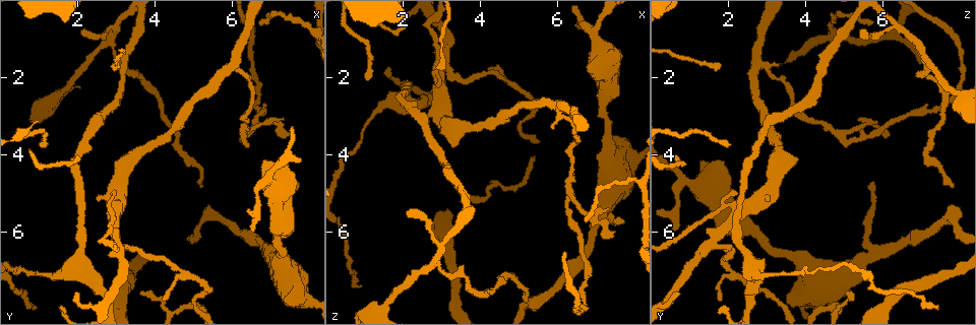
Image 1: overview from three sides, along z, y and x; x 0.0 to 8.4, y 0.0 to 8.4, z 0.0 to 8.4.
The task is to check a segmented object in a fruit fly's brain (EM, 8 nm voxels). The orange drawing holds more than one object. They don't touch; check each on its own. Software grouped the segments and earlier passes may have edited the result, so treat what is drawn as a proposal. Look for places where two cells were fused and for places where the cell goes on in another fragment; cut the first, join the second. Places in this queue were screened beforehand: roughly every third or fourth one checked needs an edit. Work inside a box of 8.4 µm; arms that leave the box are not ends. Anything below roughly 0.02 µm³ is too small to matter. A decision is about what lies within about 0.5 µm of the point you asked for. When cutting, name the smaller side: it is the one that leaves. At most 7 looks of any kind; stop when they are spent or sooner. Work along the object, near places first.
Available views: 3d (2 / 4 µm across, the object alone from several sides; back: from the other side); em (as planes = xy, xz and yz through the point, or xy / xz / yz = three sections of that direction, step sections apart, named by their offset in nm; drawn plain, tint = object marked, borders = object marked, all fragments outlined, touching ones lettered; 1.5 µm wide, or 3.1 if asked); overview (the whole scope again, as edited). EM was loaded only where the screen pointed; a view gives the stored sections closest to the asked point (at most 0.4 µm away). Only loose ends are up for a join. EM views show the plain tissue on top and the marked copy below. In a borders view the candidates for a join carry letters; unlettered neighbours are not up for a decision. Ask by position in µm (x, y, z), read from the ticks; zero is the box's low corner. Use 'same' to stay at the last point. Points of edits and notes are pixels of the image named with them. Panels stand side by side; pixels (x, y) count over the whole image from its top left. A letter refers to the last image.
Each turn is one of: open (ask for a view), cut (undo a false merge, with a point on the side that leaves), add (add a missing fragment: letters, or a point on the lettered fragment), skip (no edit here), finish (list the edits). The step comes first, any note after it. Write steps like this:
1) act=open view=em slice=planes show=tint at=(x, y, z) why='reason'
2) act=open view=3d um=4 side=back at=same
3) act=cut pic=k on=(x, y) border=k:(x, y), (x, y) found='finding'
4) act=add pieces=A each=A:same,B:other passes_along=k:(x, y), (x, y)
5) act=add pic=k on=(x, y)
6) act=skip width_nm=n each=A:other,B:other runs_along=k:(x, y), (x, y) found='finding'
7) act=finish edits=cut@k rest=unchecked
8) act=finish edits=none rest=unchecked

act=open view=3d um=2 at=(6.35, 3.55, 4.95) why='thin neck'

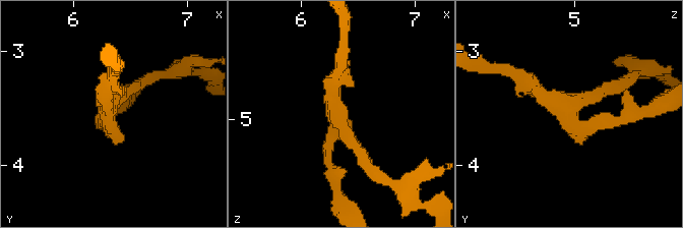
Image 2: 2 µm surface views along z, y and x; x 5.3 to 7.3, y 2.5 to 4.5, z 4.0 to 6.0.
act=open view=em slice=xz step=8 show=tint at=(6.30, 3.52, 4.96) arms=3 why='need the tissue'

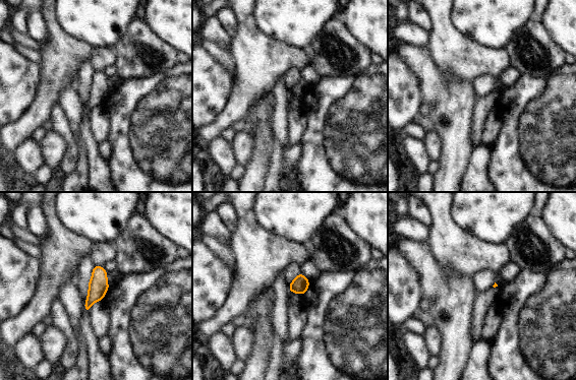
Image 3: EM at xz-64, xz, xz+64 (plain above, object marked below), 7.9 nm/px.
act=open view=em slice=planes show=borders at=same why='cut it another way'

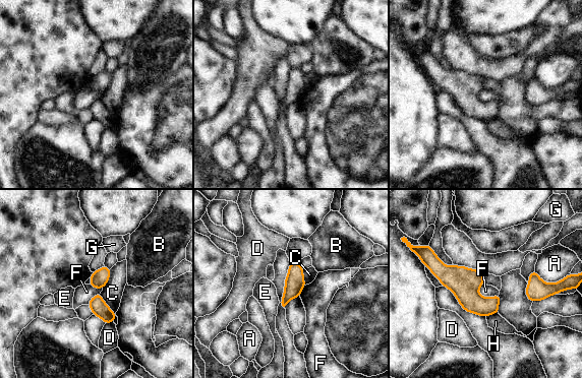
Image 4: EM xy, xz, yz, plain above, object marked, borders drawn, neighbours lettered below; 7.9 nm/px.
act=skip each=A:other,B:other,C:other,D:other,E:other,F:other,G:other,H:other runs_along=4:(423, 248), (480, 306), (496, 310) found='one cell here'

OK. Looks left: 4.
act=open view=3d um=4 at=(5.15, 5.90, 7.90) why='a narrow waist'

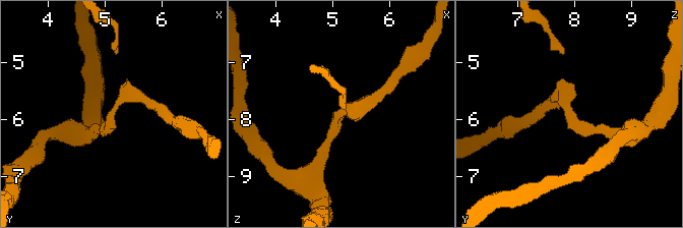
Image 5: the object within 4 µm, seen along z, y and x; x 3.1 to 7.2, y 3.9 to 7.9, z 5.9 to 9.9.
act=open view=em slice=planes show=tint at=(5.15, 5.90, 7.85) why='need the tissue'

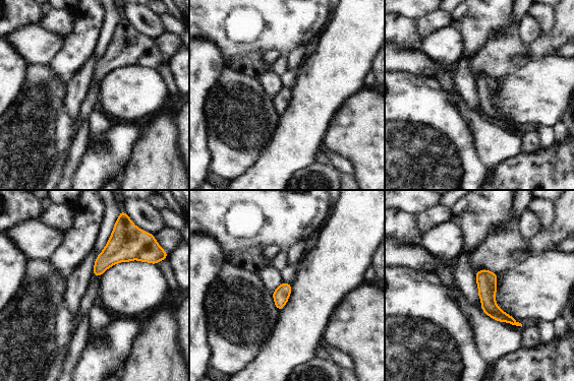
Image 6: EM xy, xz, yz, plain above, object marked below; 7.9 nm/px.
act=open view=em slice=planes show=borders at=same

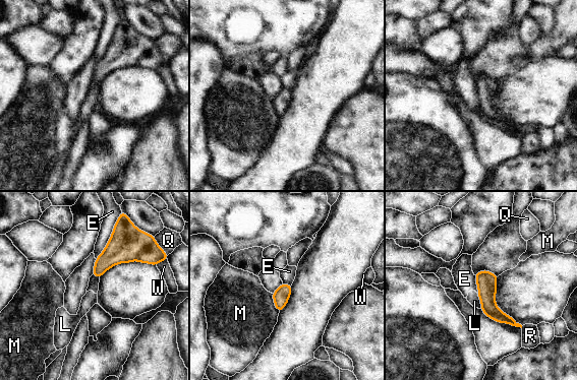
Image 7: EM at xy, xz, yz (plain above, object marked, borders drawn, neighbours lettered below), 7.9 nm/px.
act=skip each=E:other,L:other,M:other,Q:other,R:other,W:other border=7:(116, 223), (104, 250), (96, 259) found='continuous, no second cell'

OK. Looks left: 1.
act=open view=em slice=planes show=borders at=(6.70, 0.60, 5.80) why='an open end'

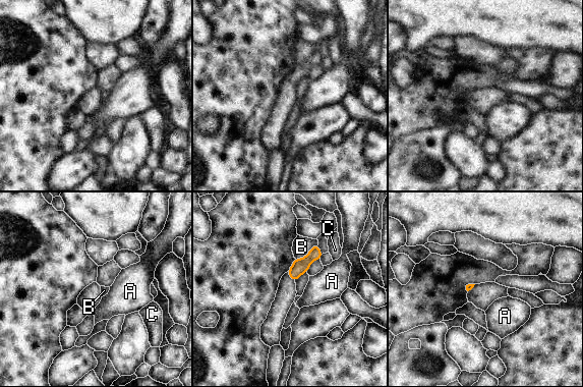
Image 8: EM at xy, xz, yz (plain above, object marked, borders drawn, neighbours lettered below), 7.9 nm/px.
act=skip longest_contact=B:220nm each=A:other,B:other,C:other border=8:(317, 243), (303, 257), (295, 259) found='no lettered fragment goes on from it'

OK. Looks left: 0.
act=finish edits=none rest=unchecked

